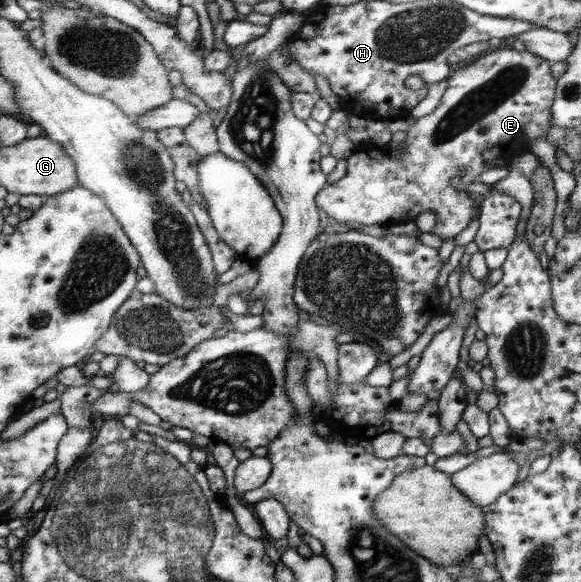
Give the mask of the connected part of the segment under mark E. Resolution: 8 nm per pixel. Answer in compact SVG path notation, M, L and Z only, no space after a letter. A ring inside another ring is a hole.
M497 47L493 49L490 53L483 55L476 61L465 65L464 67L453 68L451 75L448 77L449 82L440 103L436 106L436 109L432 111L432 114L416 118L414 125L406 132L406 147L402 148L400 153L400 160L393 160L391 155L388 155L387 147L380 148L375 144L367 143L363 147L358 148L352 155L346 157L348 161L348 173L342 179L338 179L336 183L327 183L323 191L319 193L318 196L318 206L323 210L328 218L334 219L338 222L346 221L357 221L362 225L388 225L392 226L394 224L402 222L410 222L418 219L420 215L424 212L431 211L436 212L438 215L438 222L435 229L430 231L430 233L439 235L443 241L446 239L455 239L458 233L464 231L468 224L478 216L478 209L475 206L475 201L470 199L470 193L466 195L467 191L456 191L454 187L450 187L450 179L452 177L458 177L460 175L460 180L463 184L470 184L475 181L476 177L482 172L487 171L485 164L488 164L494 160L501 159L506 161L508 164L512 161L515 156L526 154L530 152L530 144L535 139L547 139L548 137L548 127L550 127L551 120L551 105L555 99L555 95L558 88L558 79L551 73L551 62L547 59L538 57L534 53L530 53L528 50L522 52L514 50L514 48L503 48Z

